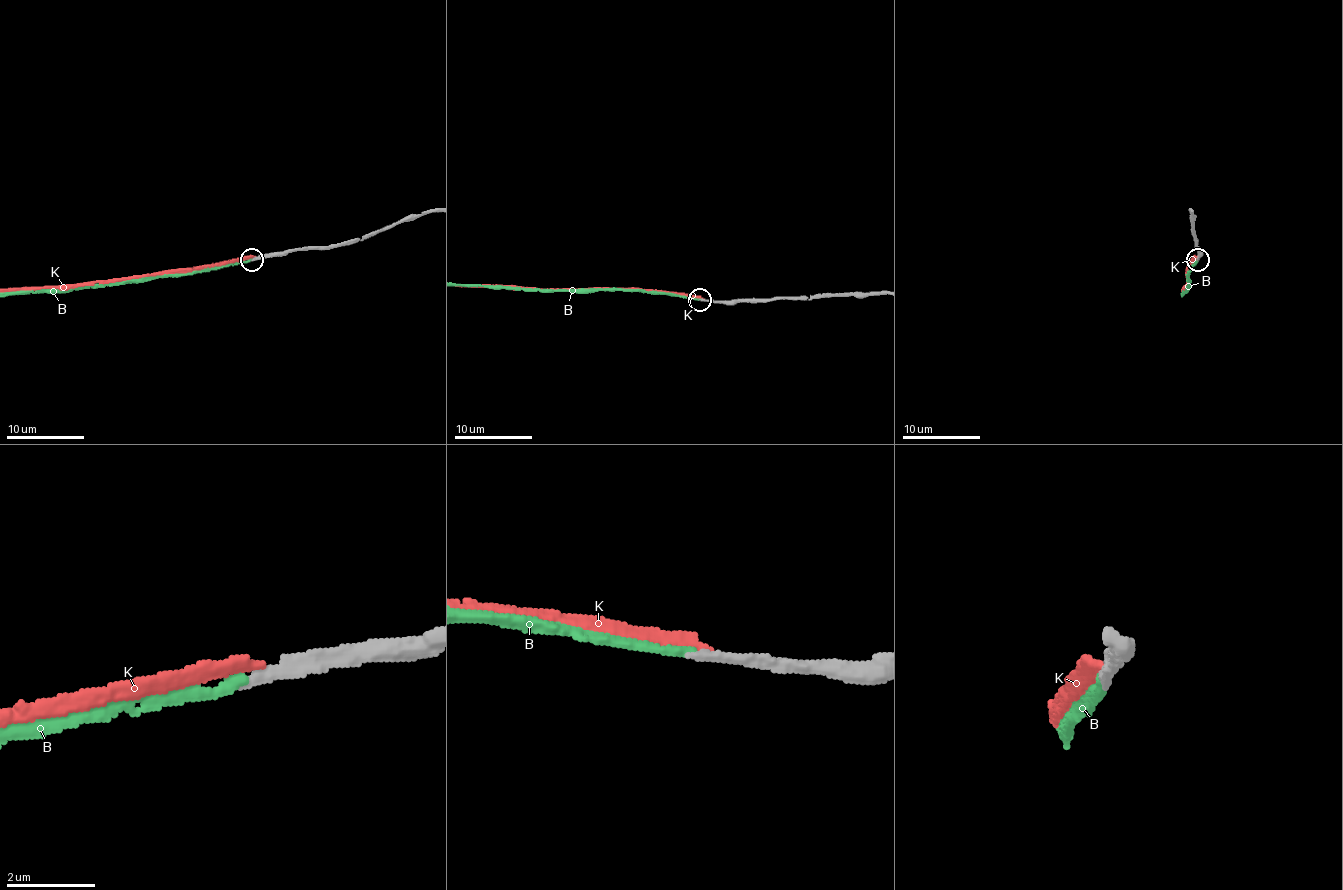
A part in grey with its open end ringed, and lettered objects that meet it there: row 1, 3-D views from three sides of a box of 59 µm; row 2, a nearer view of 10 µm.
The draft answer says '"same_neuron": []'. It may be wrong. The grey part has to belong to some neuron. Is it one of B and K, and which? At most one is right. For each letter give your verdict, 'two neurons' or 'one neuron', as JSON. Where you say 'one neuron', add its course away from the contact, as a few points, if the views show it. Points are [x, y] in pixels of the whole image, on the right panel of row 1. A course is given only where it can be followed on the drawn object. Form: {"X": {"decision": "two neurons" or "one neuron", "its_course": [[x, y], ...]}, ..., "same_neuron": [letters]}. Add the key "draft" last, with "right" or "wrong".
{"B": {"decision": "one neuron"}, "K": {"decision": "two neurons"}, "same_neuron": ["B"], "draft": "wrong"}

